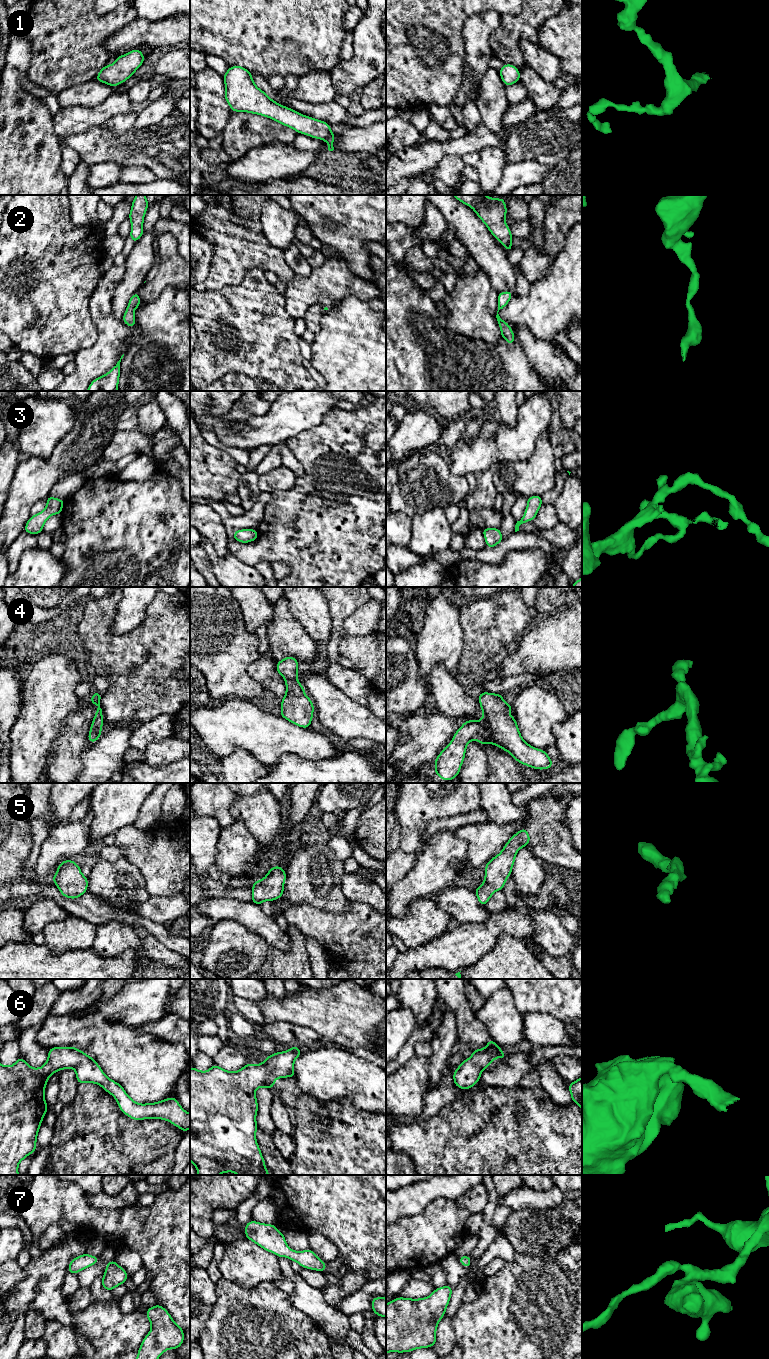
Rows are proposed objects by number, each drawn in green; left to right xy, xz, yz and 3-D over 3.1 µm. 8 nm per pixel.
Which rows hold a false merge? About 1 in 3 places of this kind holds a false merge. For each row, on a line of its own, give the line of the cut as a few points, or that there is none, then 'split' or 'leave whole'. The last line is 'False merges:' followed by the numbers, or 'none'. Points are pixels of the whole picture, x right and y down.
1: no cut | leave whole
2: no cut | leave whole
3: no cut | leave whole
4: no cut | leave whole
5: no cut | leave whole
6: no cut | leave whole
7: no cut | leave whole
False merges: none

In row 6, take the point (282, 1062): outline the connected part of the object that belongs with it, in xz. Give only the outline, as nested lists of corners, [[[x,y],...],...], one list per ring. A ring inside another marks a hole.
[[[294,1045],[290,1050],[267,1056],[258,1065],[247,1063],[236,1072],[215,1064],[208,1071],[190,1068],[190,1161],[196,1166],[198,1175],[226,1172],[269,1175],[256,1141],[258,1103],[255,1090],[260,1087],[273,1089],[278,1077],[294,1078],[294,1061],[301,1054],[298,1045]]]

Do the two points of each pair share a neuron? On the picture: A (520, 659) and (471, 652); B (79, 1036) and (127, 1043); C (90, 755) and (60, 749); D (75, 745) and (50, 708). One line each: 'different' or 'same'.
A: different
B: same
C: different
D: different

